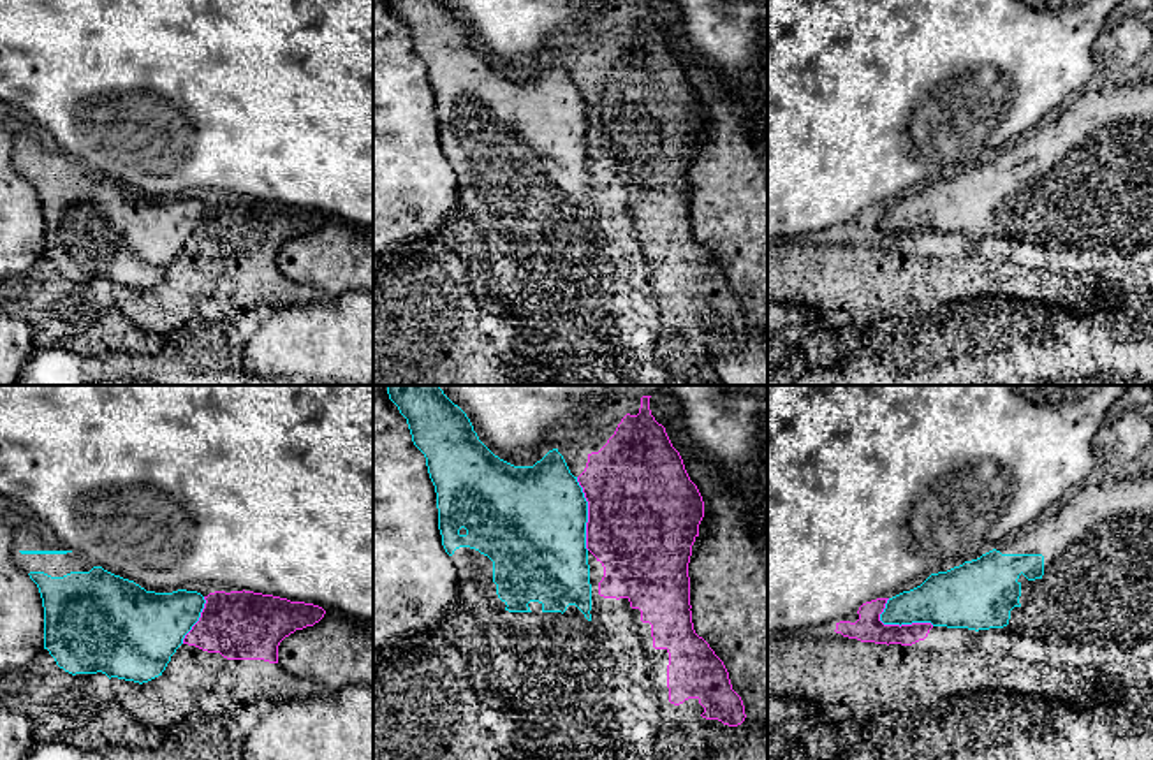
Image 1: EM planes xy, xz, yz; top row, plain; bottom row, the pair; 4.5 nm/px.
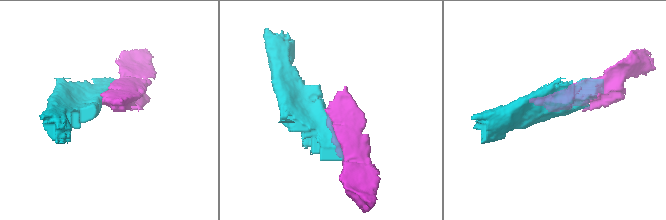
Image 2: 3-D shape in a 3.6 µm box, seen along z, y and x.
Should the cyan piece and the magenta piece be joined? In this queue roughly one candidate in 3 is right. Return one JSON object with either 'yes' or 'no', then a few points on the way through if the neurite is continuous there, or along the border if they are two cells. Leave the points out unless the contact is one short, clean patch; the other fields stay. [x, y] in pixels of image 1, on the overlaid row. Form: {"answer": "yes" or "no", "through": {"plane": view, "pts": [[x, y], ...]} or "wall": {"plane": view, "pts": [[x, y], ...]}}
{"answer": "no"}

